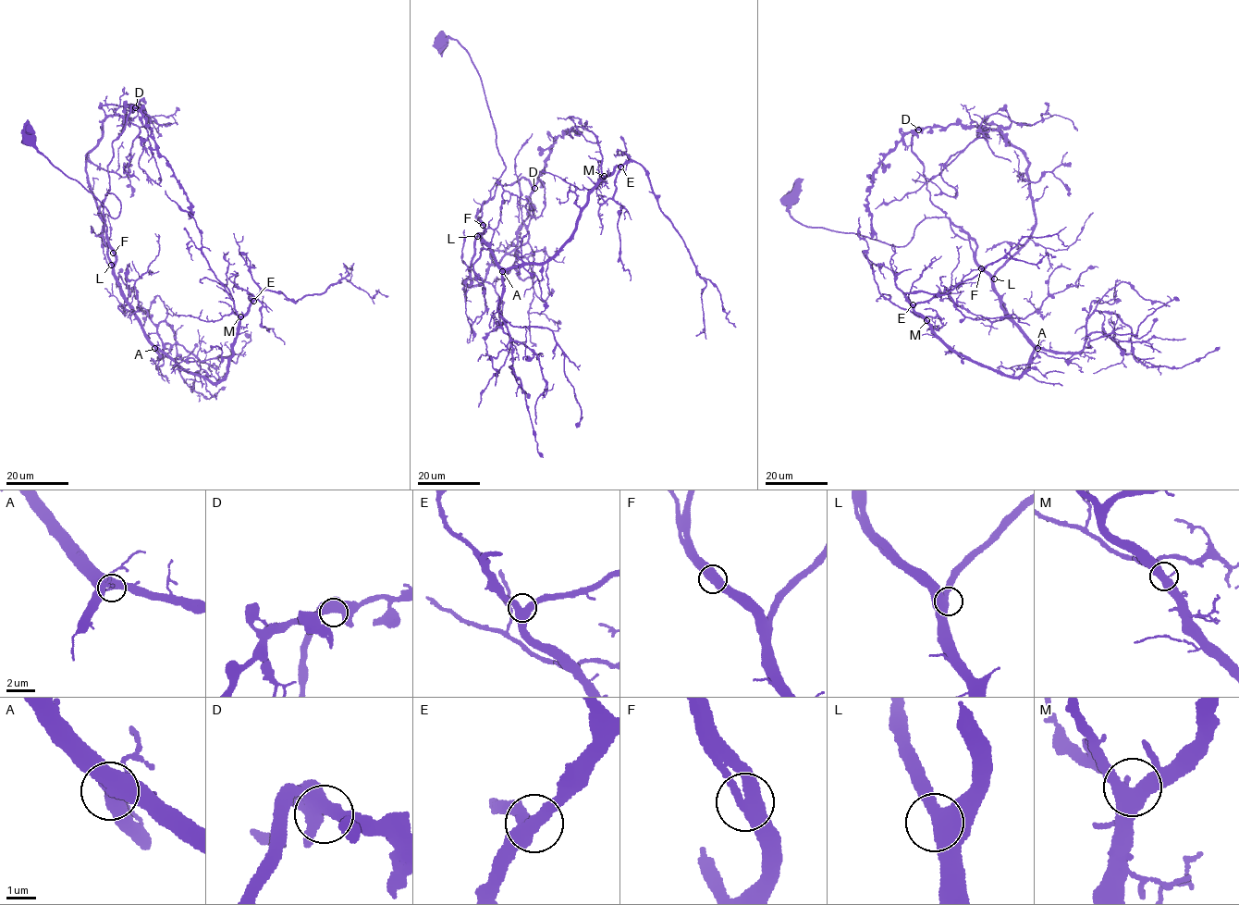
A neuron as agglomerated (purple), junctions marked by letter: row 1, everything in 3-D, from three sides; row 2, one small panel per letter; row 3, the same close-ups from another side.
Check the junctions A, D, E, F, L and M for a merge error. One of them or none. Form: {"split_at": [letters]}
{"split_at": []}

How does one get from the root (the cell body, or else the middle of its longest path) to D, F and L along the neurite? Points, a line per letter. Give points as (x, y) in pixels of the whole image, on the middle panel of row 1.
D: (440, 40), (454, 38), (480, 78), (506, 168), (490, 197), (496, 186), (521, 177), (534, 188)
F: (440, 40), (454, 38), (468, 54), (480, 78), (506, 167), (490, 198), (484, 201), (479, 218), (483, 225)
L: (440, 40), (454, 38), (468, 54), (506, 167), (484, 201), (484, 229), (477, 236)

